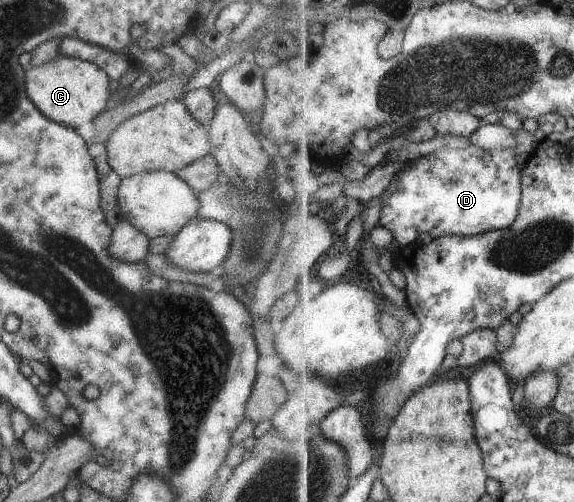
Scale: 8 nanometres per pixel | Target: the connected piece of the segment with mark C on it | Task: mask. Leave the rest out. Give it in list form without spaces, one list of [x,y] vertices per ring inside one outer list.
[[[57,54],[44,64],[23,73],[24,92],[30,102],[48,120],[83,131],[87,124],[104,111],[110,90],[108,77],[100,67],[74,57]]]

